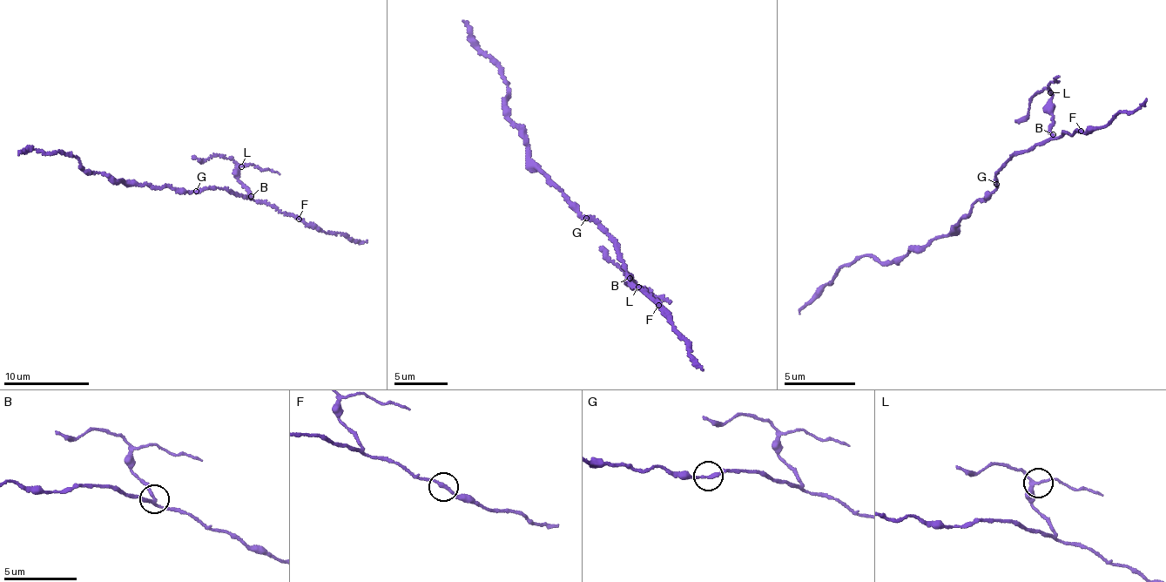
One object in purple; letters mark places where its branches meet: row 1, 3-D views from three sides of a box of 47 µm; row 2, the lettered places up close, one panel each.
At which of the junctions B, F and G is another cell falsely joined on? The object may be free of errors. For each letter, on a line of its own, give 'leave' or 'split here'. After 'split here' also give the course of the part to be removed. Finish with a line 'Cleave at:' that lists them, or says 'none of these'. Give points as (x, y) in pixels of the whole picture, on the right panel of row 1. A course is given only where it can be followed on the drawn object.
B: split here; course (1053, 134), (1053, 95), (1047, 90), (1031, 96), (1025, 116), (1015, 121)
F: leave
G: leave
Cleave at: B

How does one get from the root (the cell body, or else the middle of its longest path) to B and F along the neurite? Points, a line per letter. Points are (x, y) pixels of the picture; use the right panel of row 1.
B: (988, 193), (994, 191), (1000, 170), (1009, 159), (1051, 139), (1053, 134)
F: (988, 193), (994, 191), (1000, 170), (1015, 154), (1058, 138), (1062, 130), (1072, 135), (1078, 127), (1081, 131)

